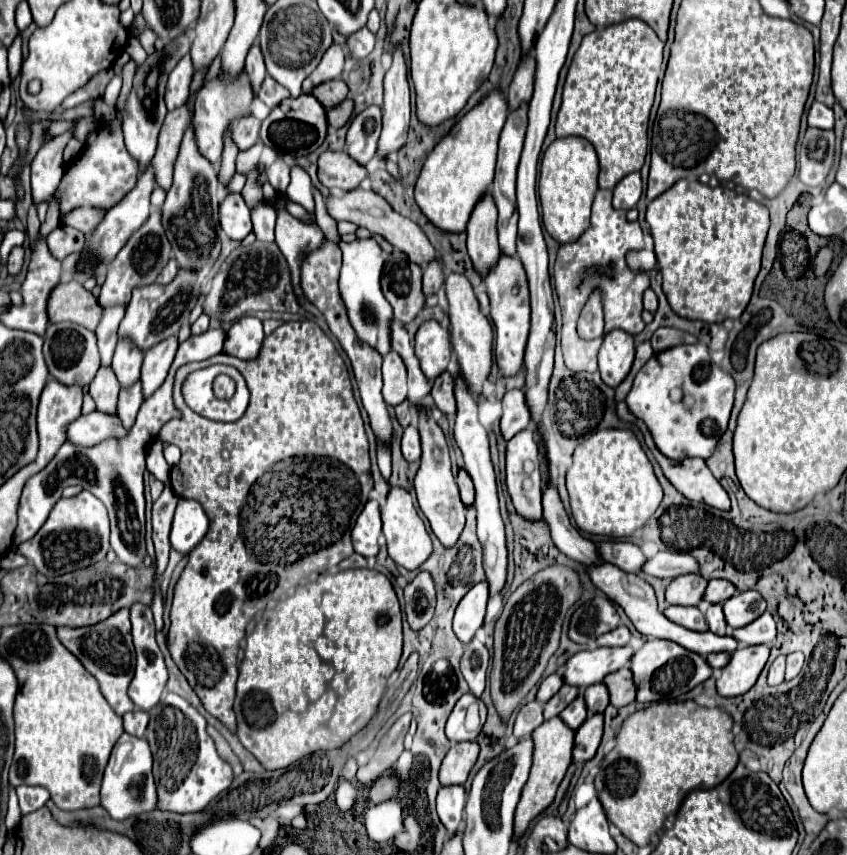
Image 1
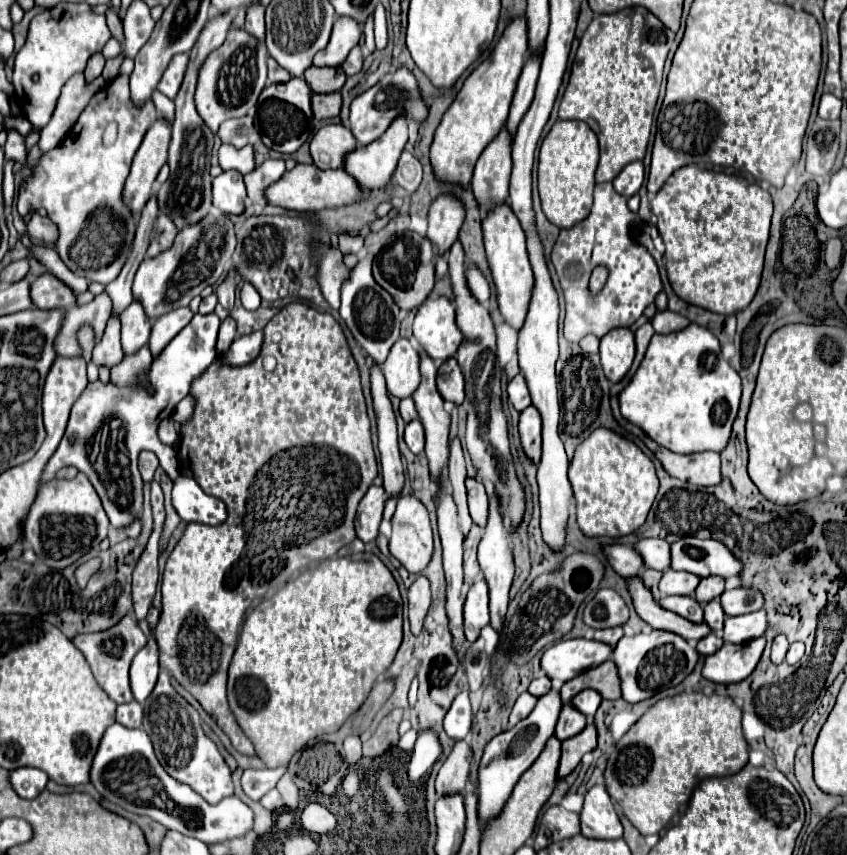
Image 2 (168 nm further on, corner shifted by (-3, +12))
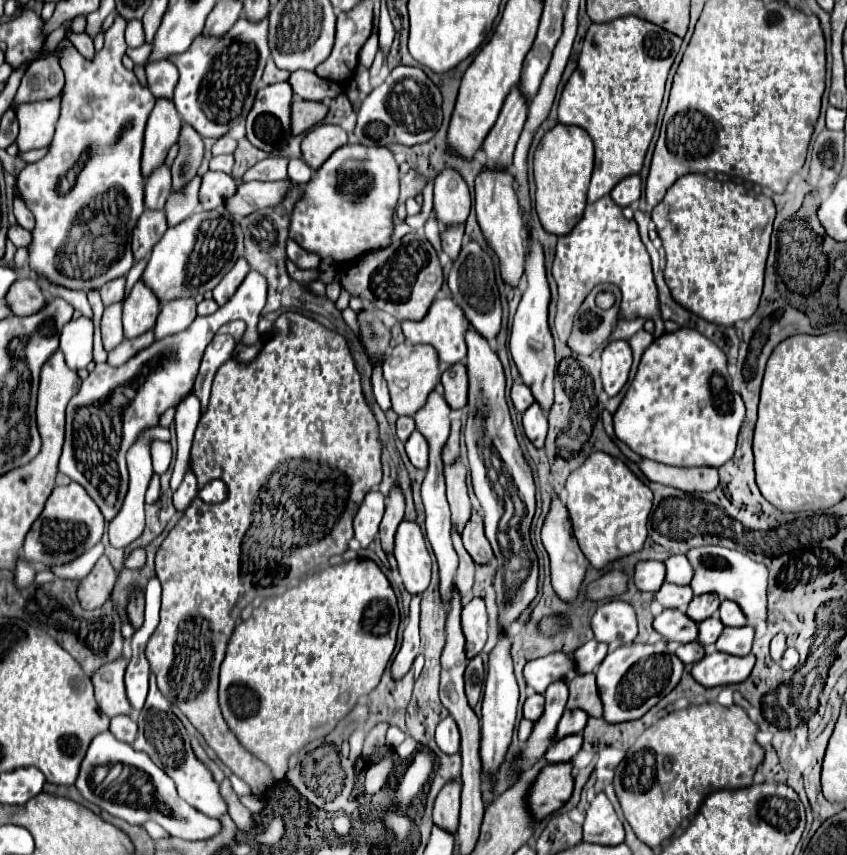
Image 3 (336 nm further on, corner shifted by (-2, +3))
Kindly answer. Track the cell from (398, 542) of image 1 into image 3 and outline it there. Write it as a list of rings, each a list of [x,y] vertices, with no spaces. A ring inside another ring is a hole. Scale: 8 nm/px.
[[[401,522],[395,534],[395,558],[409,594],[423,594],[431,582],[431,556],[415,522]]]

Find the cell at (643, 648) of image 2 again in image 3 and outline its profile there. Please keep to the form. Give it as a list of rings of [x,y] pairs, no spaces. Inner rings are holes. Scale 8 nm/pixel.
[[[663,640],[657,644],[619,646],[605,656],[599,670],[595,672],[599,698],[603,702],[603,720],[609,724],[639,720],[677,686],[681,674],[683,662],[667,648]]]

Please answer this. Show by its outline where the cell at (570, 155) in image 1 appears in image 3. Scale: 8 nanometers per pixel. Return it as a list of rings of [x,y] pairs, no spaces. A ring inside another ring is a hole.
[[[557,124],[553,126],[537,146],[533,154],[533,176],[535,176],[535,212],[541,226],[551,234],[567,234],[587,206],[587,188],[593,172],[593,142],[591,136],[577,126]]]

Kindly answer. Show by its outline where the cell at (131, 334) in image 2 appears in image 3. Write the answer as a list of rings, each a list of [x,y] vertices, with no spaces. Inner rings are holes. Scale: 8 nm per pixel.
[[[139,280],[123,302],[125,338],[137,338],[137,334],[143,334],[145,330],[153,328],[159,310],[159,298],[153,294],[151,288],[145,286],[143,280]]]

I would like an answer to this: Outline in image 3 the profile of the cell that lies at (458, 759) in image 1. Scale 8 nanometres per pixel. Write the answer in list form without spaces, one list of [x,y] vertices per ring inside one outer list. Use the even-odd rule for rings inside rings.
[[[457,782],[447,784],[437,800],[435,800],[435,808],[433,808],[433,822],[435,826],[439,826],[441,830],[455,834],[457,826],[459,826],[459,794],[461,788]]]

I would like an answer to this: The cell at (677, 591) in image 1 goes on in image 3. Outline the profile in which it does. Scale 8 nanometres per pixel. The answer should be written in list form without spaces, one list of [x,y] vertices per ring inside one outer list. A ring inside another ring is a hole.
[[[665,582],[661,586],[661,590],[655,594],[655,600],[663,606],[663,608],[677,608],[681,612],[687,610],[689,602],[693,598],[693,590],[689,586],[673,586],[669,582]]]

